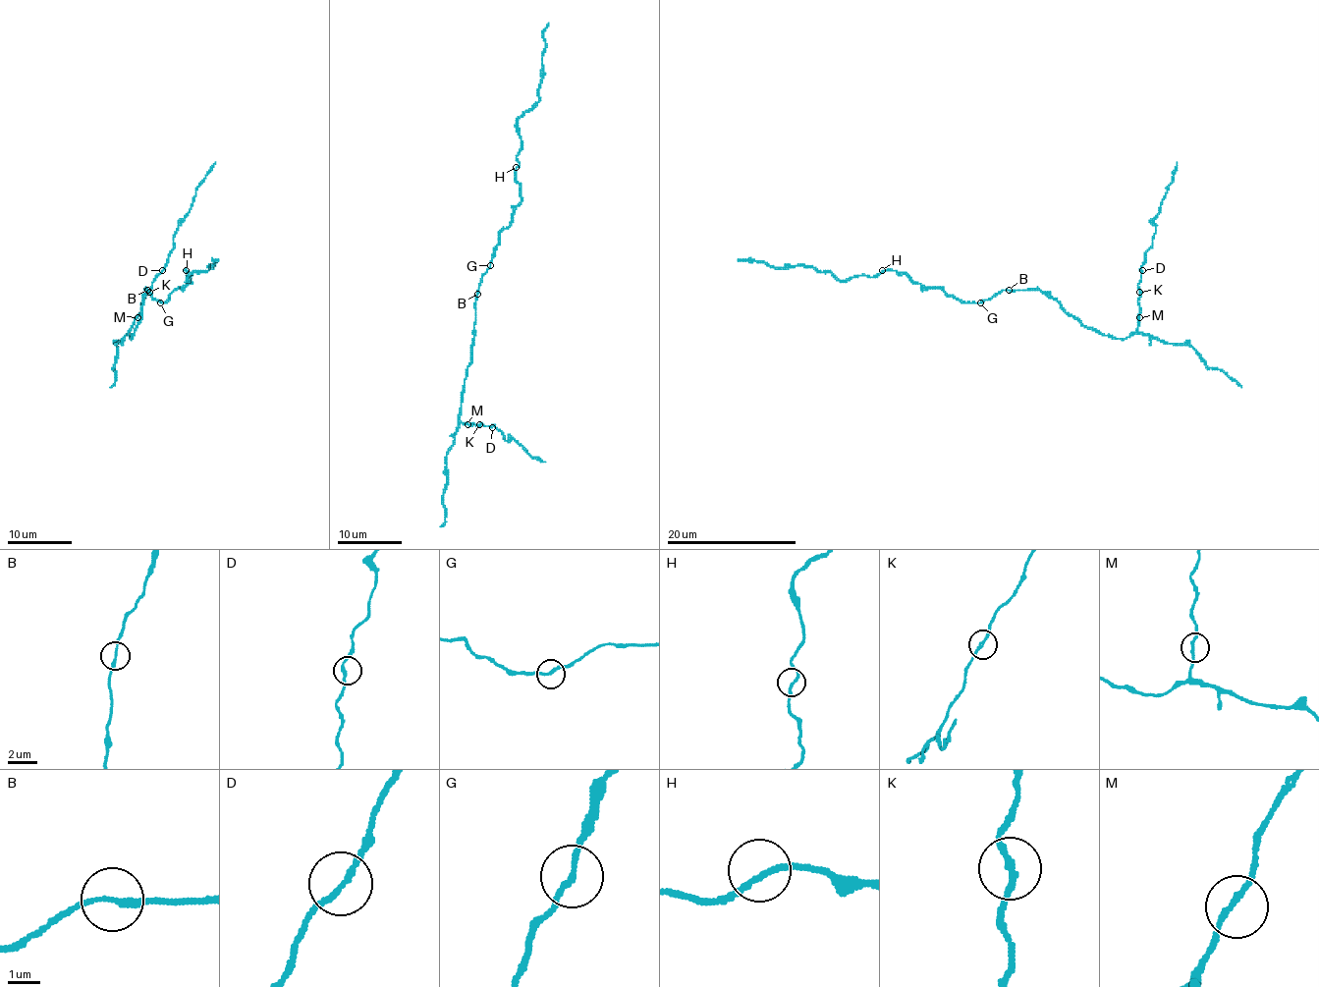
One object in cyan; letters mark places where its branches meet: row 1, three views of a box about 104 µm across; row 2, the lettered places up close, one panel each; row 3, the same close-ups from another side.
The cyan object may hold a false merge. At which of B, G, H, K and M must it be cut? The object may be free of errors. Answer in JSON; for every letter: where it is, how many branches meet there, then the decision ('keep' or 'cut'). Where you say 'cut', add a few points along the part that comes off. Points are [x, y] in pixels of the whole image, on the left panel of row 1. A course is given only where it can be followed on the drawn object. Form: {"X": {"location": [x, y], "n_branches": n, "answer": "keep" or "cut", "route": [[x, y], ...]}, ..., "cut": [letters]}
{"B": {"location": [147, 290], "n_branches": 2, "answer": "keep"}, "G": {"location": [160, 302], "n_branches": 2, "answer": "keep"}, "H": {"location": [186, 270], "n_branches": 2, "answer": "keep"}, "K": {"location": [149, 292], "n_branches": 2, "answer": "keep"}, "M": {"location": [137, 317], "n_branches": 2, "answer": "keep"}, "cut": []}

